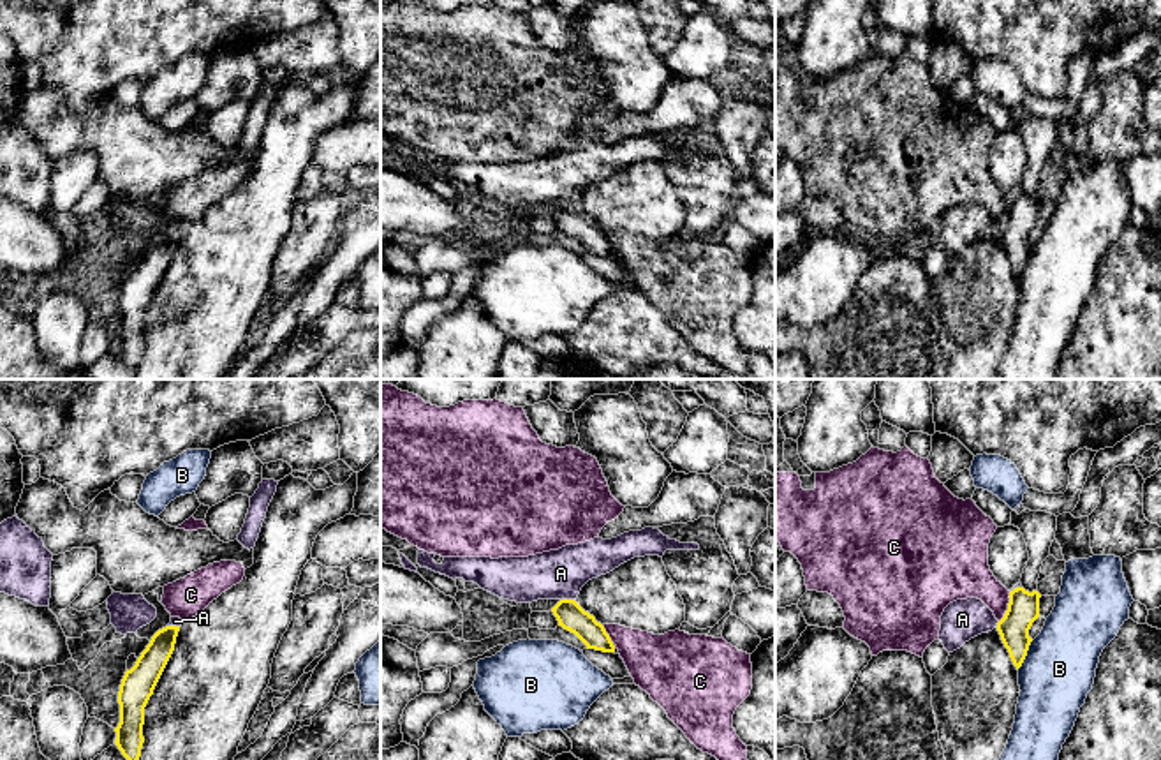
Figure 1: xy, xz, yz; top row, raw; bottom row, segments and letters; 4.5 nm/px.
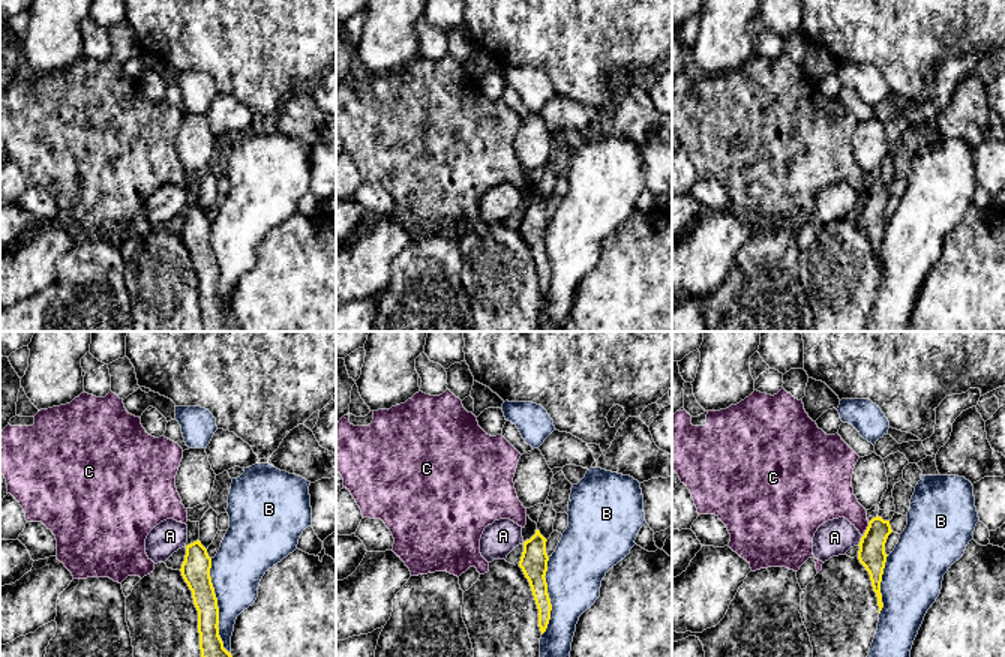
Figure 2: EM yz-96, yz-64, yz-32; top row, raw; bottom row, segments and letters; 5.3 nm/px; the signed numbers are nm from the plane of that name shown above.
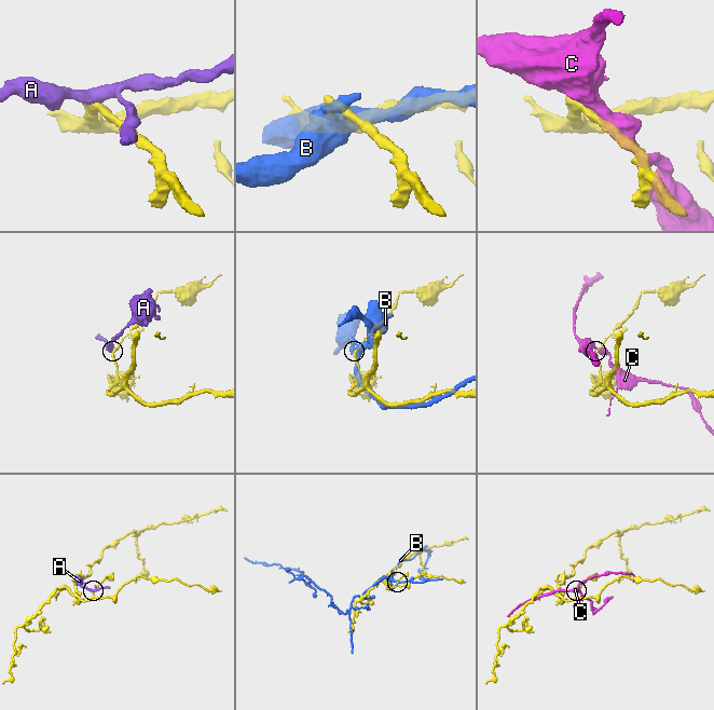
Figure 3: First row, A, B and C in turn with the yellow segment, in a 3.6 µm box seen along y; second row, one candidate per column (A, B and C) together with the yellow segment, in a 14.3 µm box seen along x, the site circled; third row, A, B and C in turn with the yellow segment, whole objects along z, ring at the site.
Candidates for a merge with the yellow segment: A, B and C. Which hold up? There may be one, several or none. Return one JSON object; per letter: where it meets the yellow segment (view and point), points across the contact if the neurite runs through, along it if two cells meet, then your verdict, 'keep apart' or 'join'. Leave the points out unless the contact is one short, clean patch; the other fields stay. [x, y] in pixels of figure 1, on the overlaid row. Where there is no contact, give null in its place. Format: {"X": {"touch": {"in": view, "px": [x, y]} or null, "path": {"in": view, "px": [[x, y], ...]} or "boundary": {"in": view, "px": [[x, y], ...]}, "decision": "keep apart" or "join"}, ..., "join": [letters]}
{"A": {"touch": {"in": "xz", "px": [568, 600]}, "boundary": {"in": "xz", "px": [[561, 598], [573, 600]]}, "decision": "keep apart"}, "B": {"touch": {"in": "yz", "px": [1026, 655]}, "decision": "keep apart"}, "C": {"touch": {"in": "yz", "px": [1008, 607]}, "decision": "keep apart"}, "join": []}

